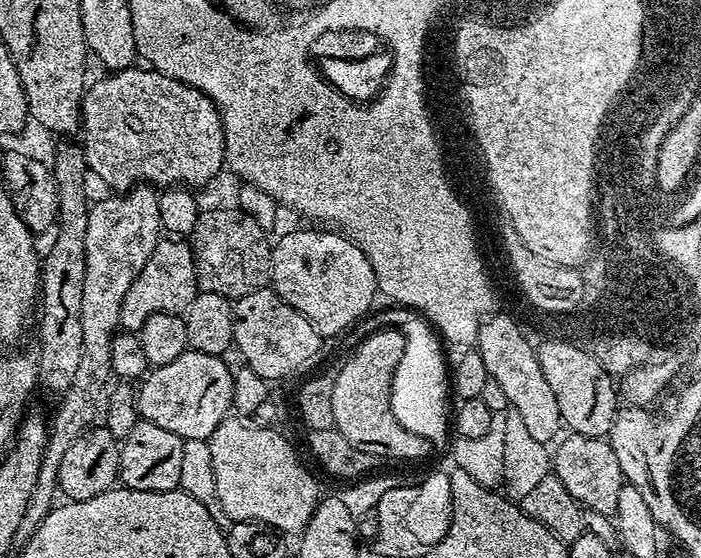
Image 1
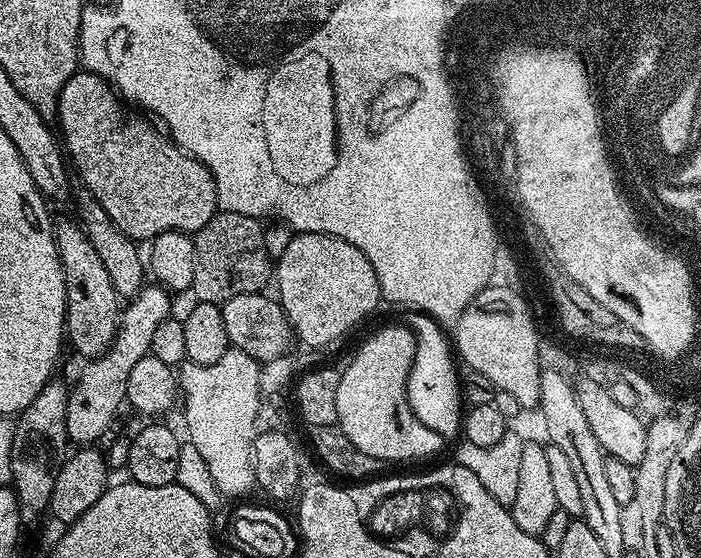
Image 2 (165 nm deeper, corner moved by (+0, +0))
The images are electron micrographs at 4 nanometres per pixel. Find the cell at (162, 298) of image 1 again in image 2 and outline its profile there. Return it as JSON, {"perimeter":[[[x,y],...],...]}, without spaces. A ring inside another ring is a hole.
{"perimeter":[[[145,286],[137,296],[131,297],[123,305],[119,315],[119,328],[112,344],[104,355],[89,359],[80,372],[80,381],[71,385],[66,406],[66,430],[68,439],[76,446],[92,446],[108,432],[108,427],[116,420],[116,411],[125,407],[128,395],[126,381],[130,370],[134,370],[138,358],[149,355],[154,342],[154,330],[169,319],[173,297],[167,288]]]}

